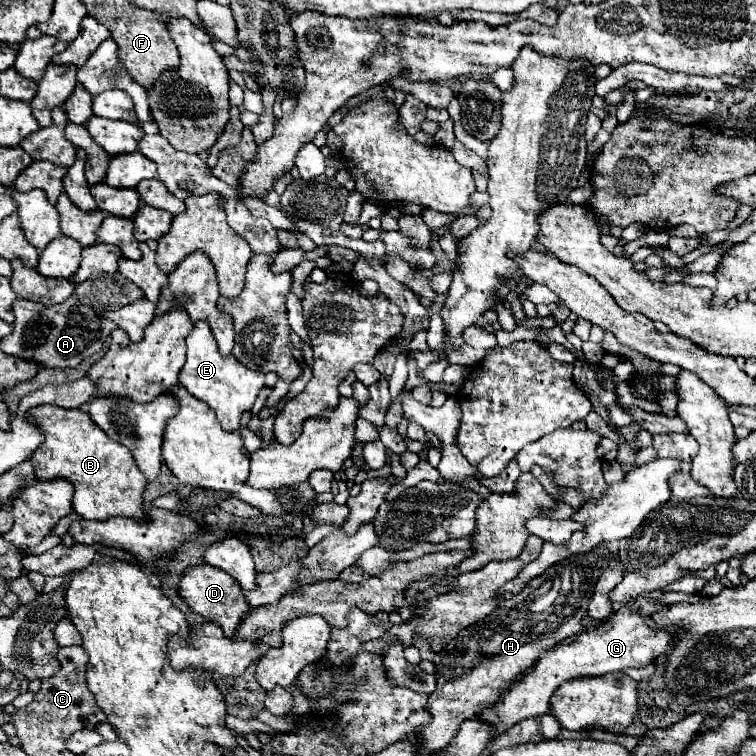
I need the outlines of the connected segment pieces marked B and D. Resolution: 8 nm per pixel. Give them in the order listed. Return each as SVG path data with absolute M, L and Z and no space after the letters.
M36 406L32 408L32 418L46 436L30 458L38 480L70 480L74 484L72 508L86 520L108 520L112 516L126 516L136 522L148 520L142 508L142 494L148 484L146 476L138 470L130 450L110 440L92 422L90 414L60 406Z
M208 564L186 568L184 578L182 578L182 582L180 582L180 596L188 602L188 606L190 606L194 612L198 612L198 614L202 614L206 620L210 620L210 622L214 622L214 624L218 624L218 626L222 626L222 630L224 630L224 634L226 634L228 638L232 638L232 636L236 634L240 622L242 622L242 620L248 616L248 612L252 610L252 608L248 606L248 600L246 600L244 592L240 590L240 584L236 584L236 580L234 580L230 574L226 574L226 572L222 572L222 570L214 568L214 566L208 566Z

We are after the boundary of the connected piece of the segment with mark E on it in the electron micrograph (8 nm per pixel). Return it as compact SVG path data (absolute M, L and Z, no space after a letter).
M200 320L194 324L192 334L186 338L186 364L180 370L180 386L192 396L206 402L218 416L224 430L240 430L240 416L254 406L254 400L264 386L264 372L250 370L236 356L222 356L208 322Z

